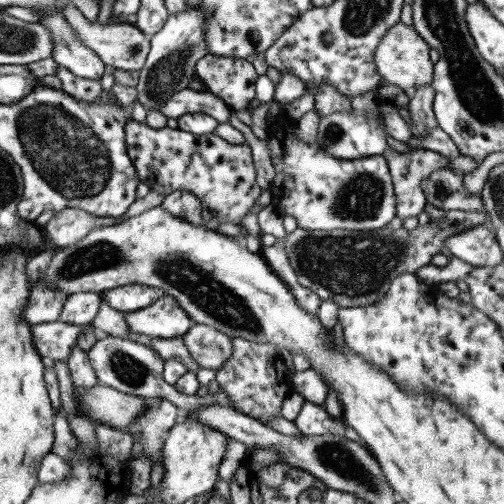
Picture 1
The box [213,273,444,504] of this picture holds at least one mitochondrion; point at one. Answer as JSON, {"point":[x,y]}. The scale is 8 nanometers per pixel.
{"point":[335,456]}

